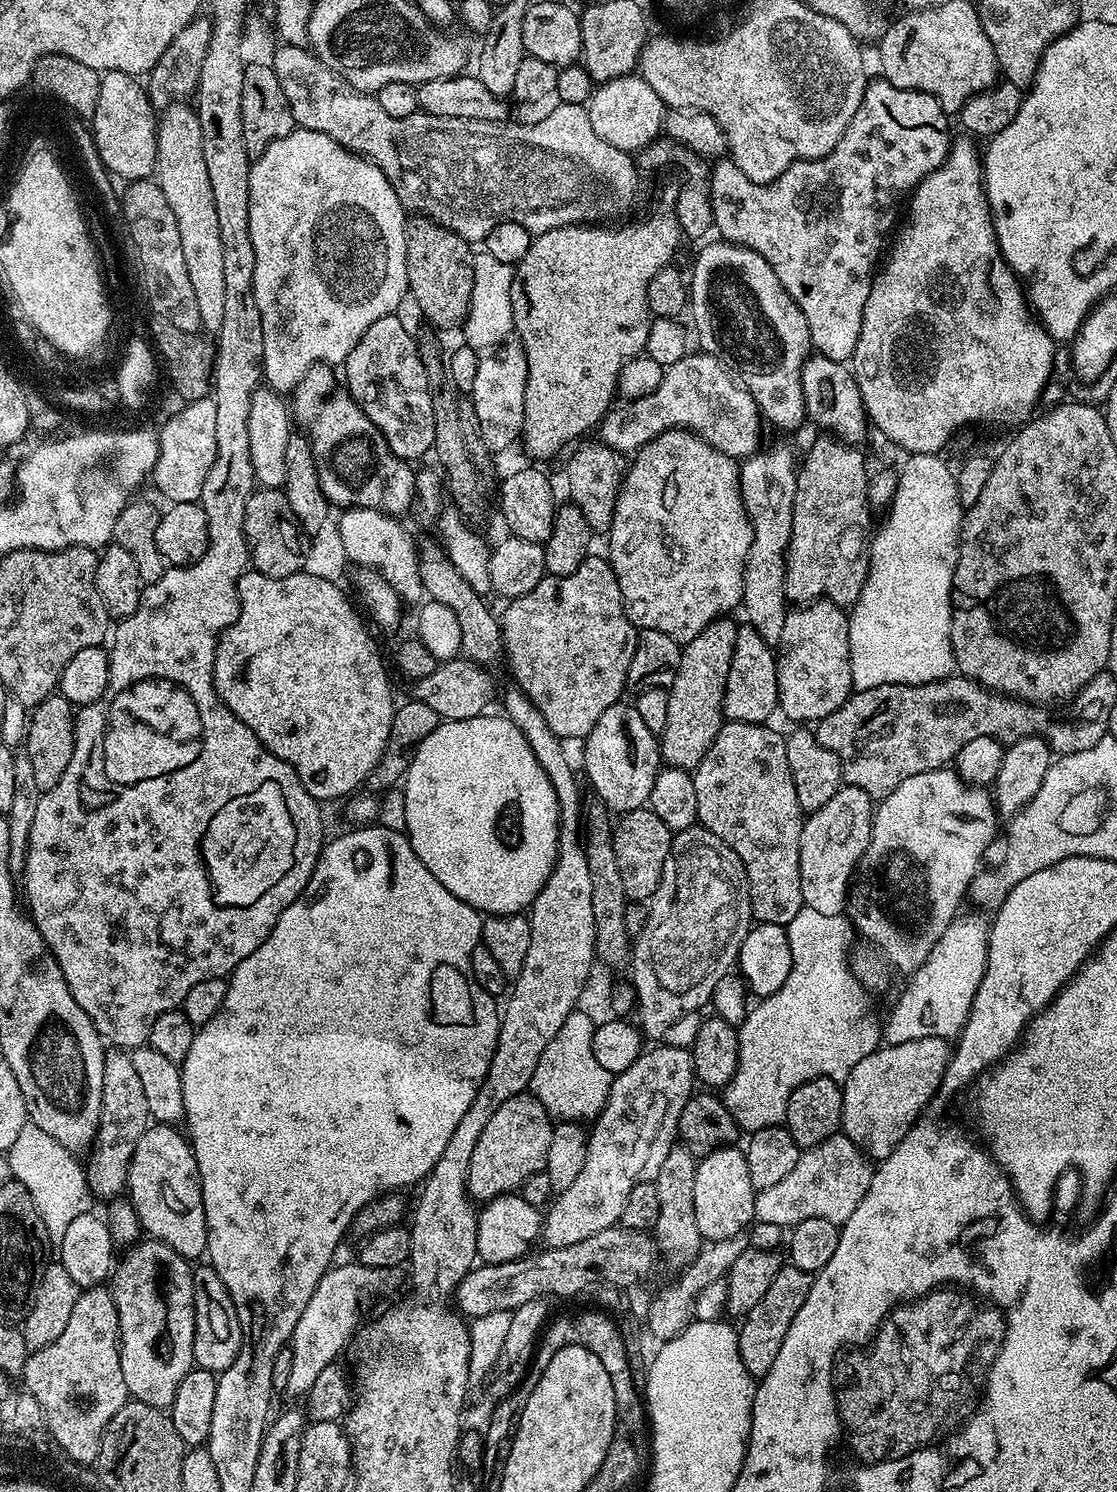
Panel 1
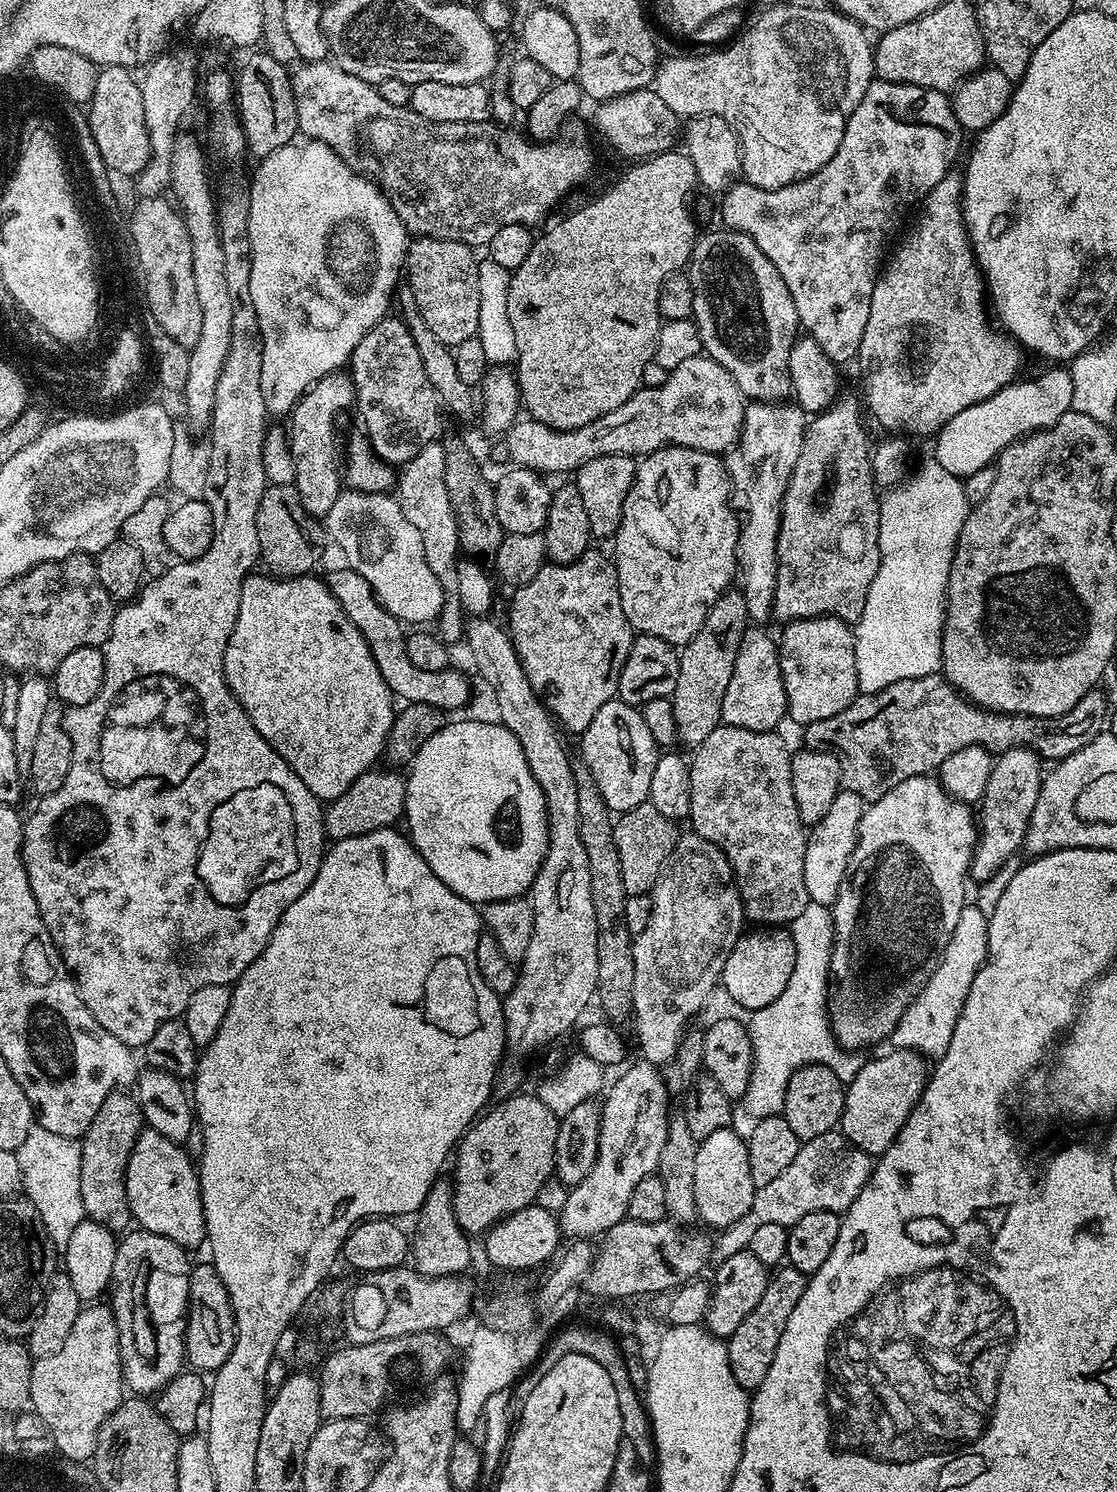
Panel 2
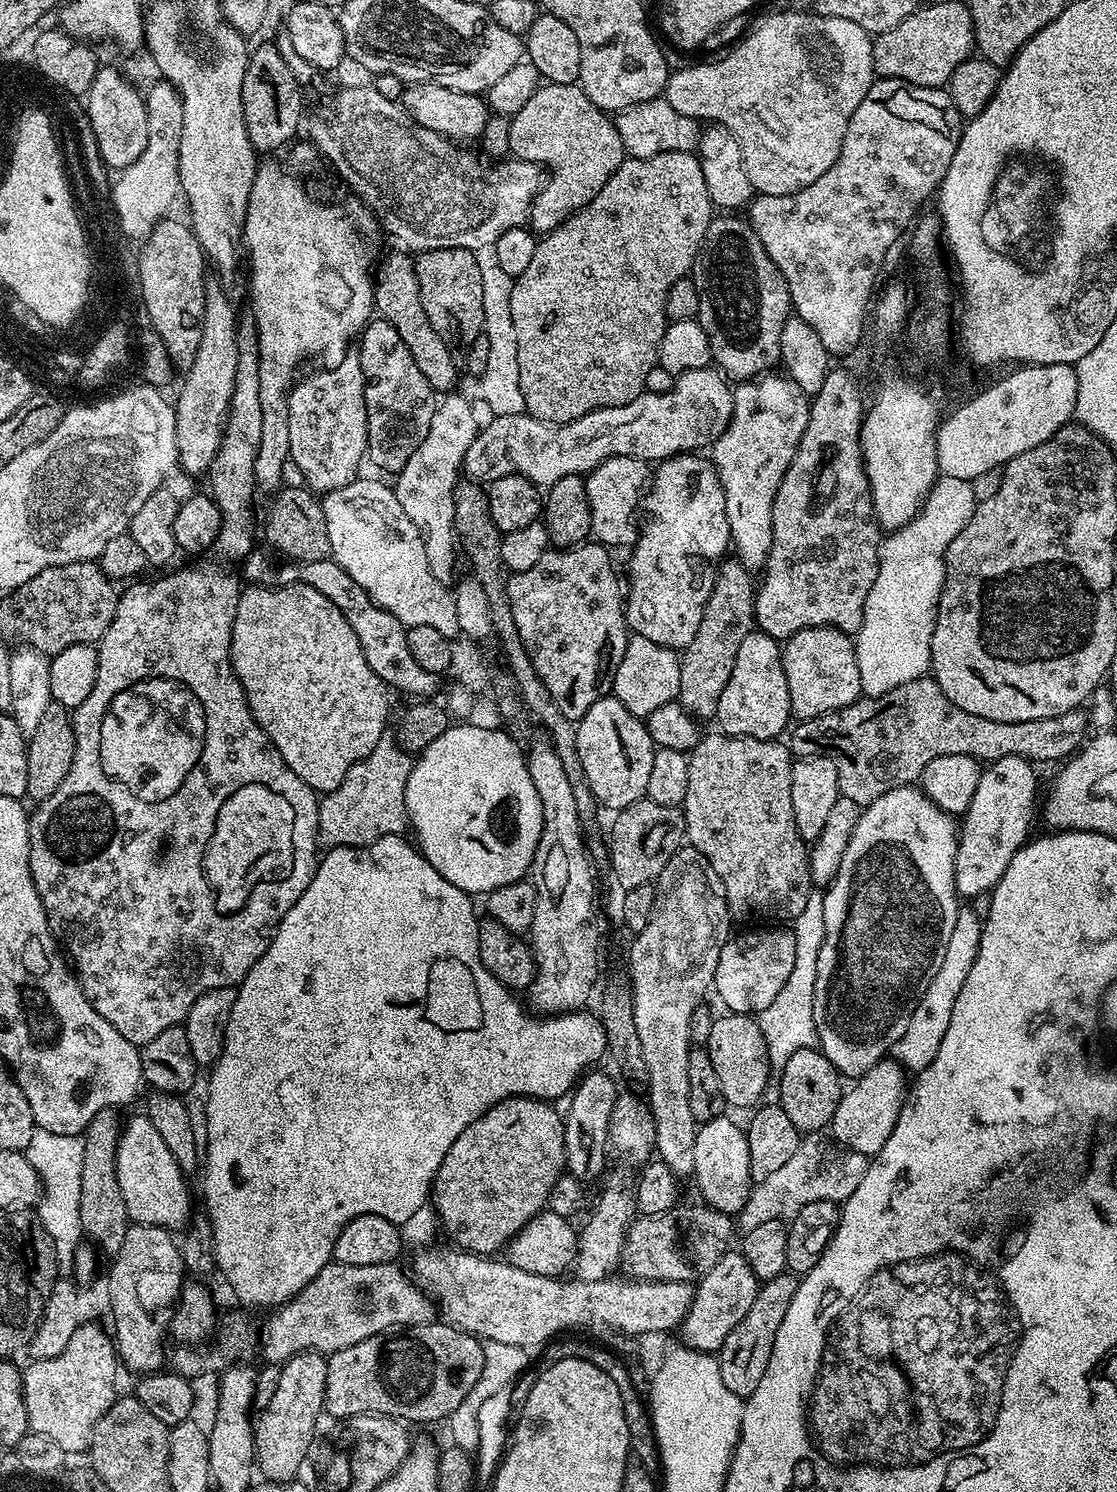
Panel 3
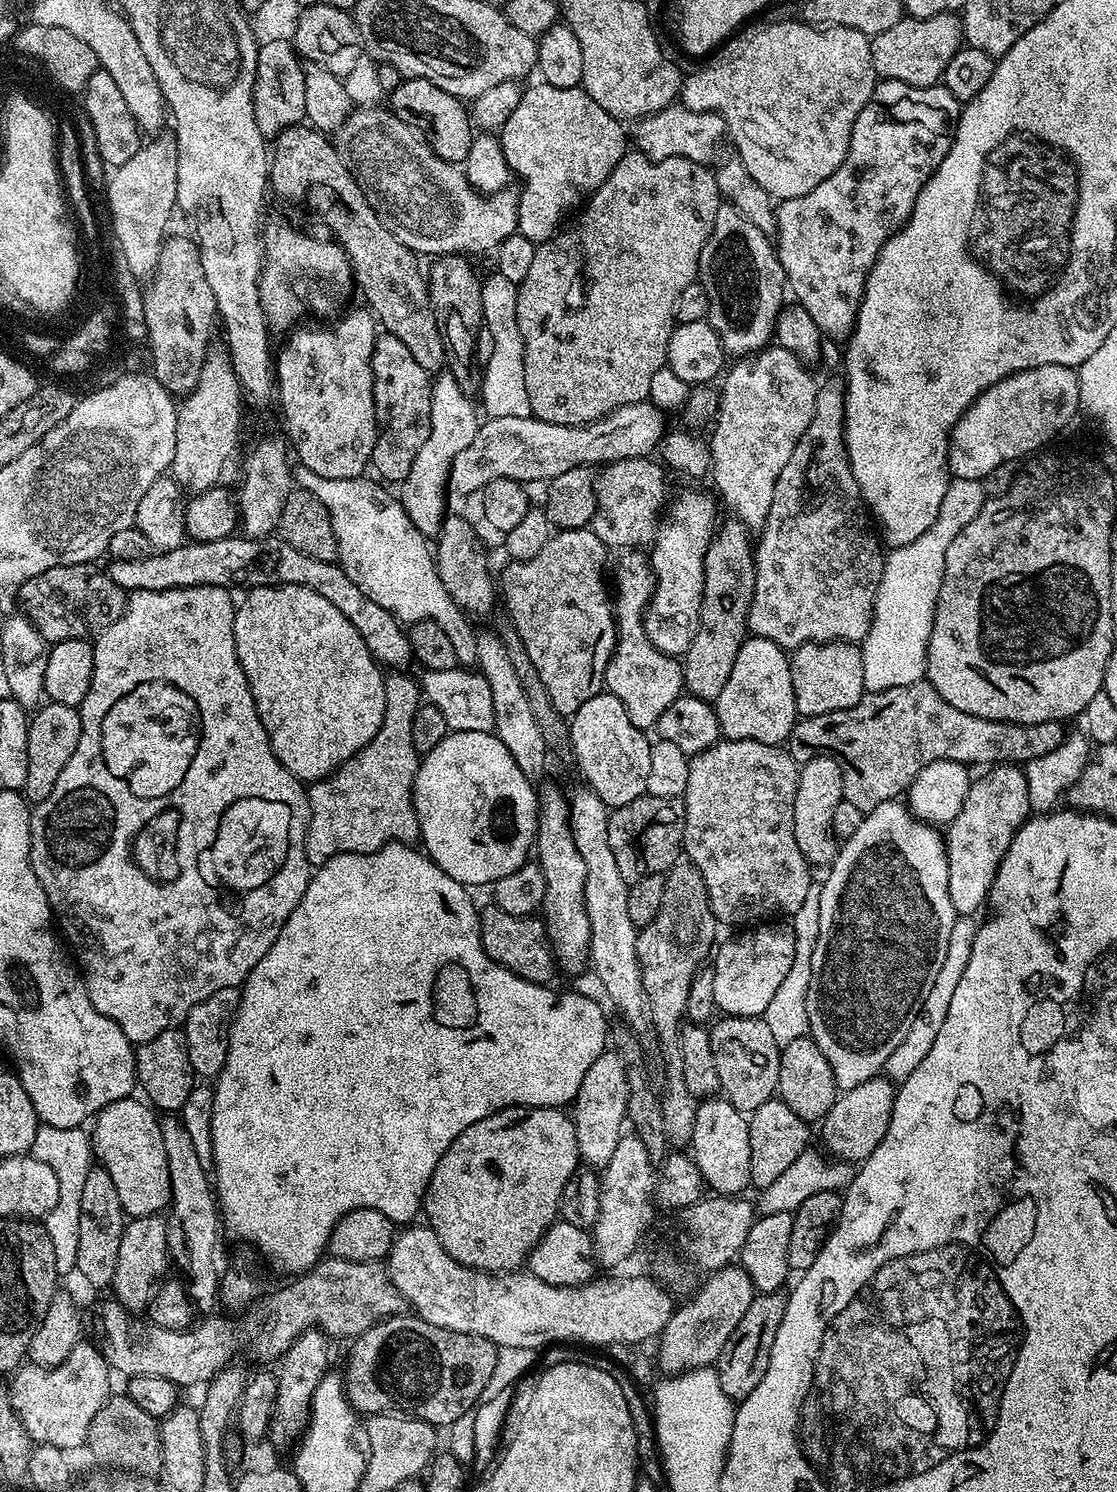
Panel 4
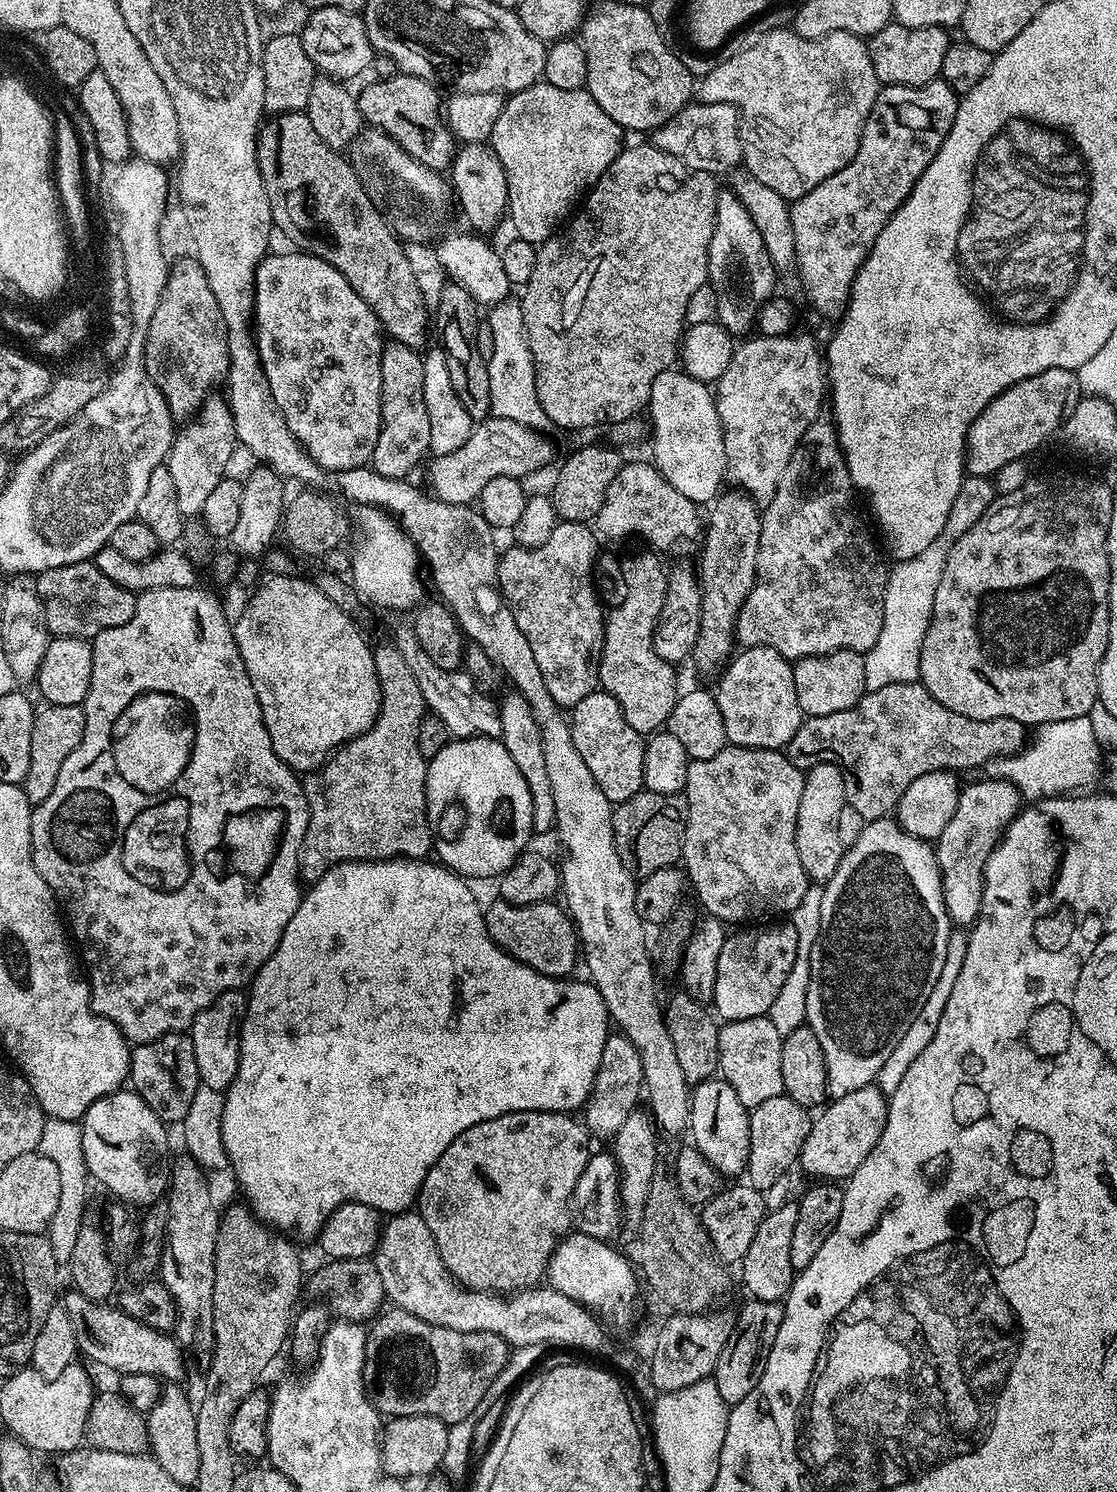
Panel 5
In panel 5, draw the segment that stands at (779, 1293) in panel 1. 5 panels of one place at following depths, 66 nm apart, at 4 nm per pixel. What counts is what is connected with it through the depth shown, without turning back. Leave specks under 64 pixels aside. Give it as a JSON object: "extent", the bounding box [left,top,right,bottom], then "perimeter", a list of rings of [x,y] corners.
{"extent":[714,1299,785,1405],"perimeter":[[[749,1299],[734,1316],[732,1333],[722,1346],[722,1354],[718,1354],[718,1362],[714,1379],[718,1386],[718,1394],[728,1405],[742,1402],[750,1390],[756,1388],[758,1378],[764,1372],[764,1360],[768,1357],[768,1351],[772,1349],[772,1343],[782,1326],[785,1305],[780,1302],[762,1302],[761,1300]]]}

